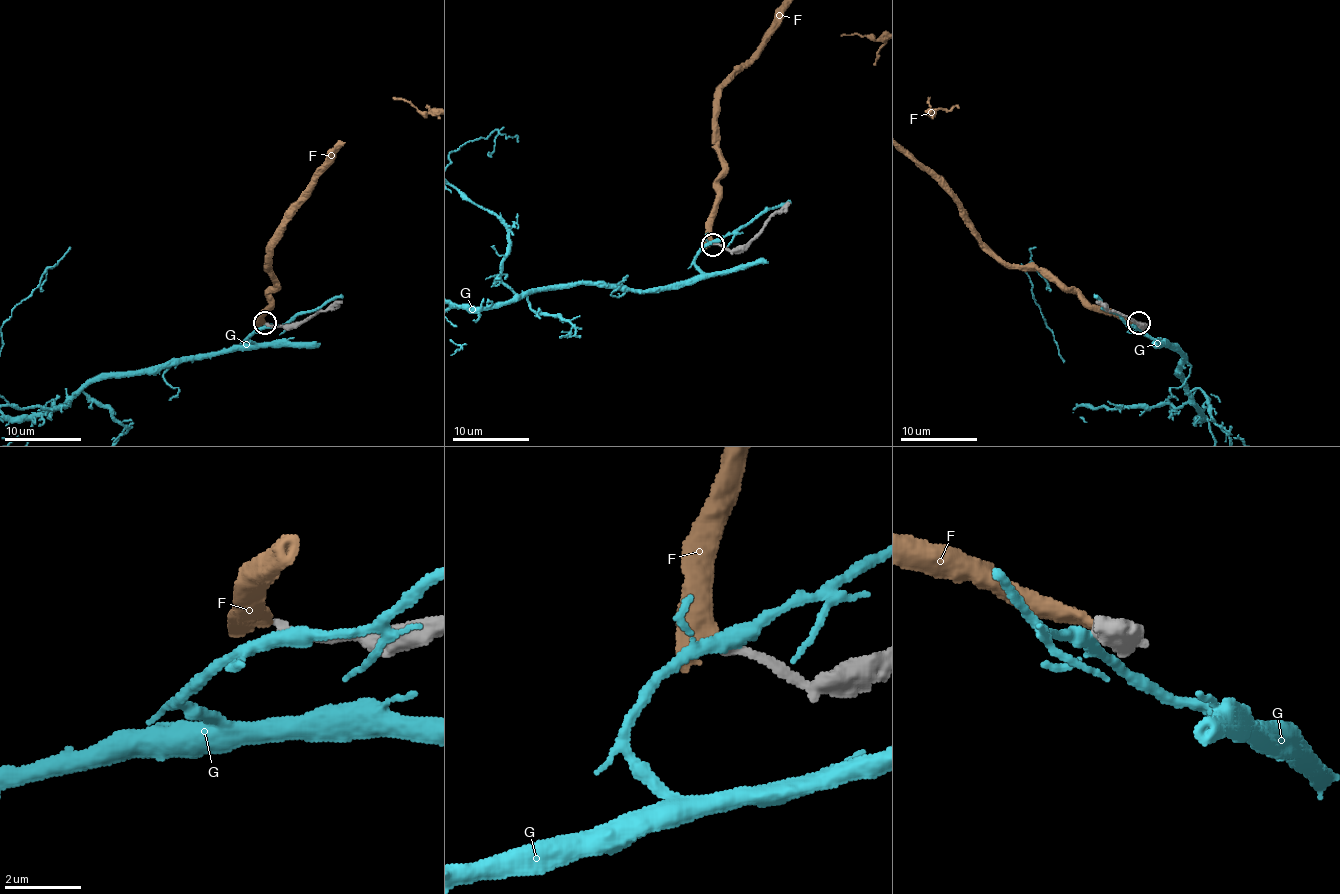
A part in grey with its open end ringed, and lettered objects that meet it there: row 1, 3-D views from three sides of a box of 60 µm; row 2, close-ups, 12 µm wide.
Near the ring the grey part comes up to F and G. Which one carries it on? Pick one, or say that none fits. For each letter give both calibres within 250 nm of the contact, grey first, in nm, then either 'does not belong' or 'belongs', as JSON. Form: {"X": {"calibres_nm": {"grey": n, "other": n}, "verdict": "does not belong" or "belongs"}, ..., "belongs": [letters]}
{"F": {"calibres_nm": {"grey": 240, "other": 240}, "verdict": "does not belong"}, "G": {"calibres_nm": {"grey": 280, "other": 400}, "verdict": "does not belong"}, "belongs": []}

